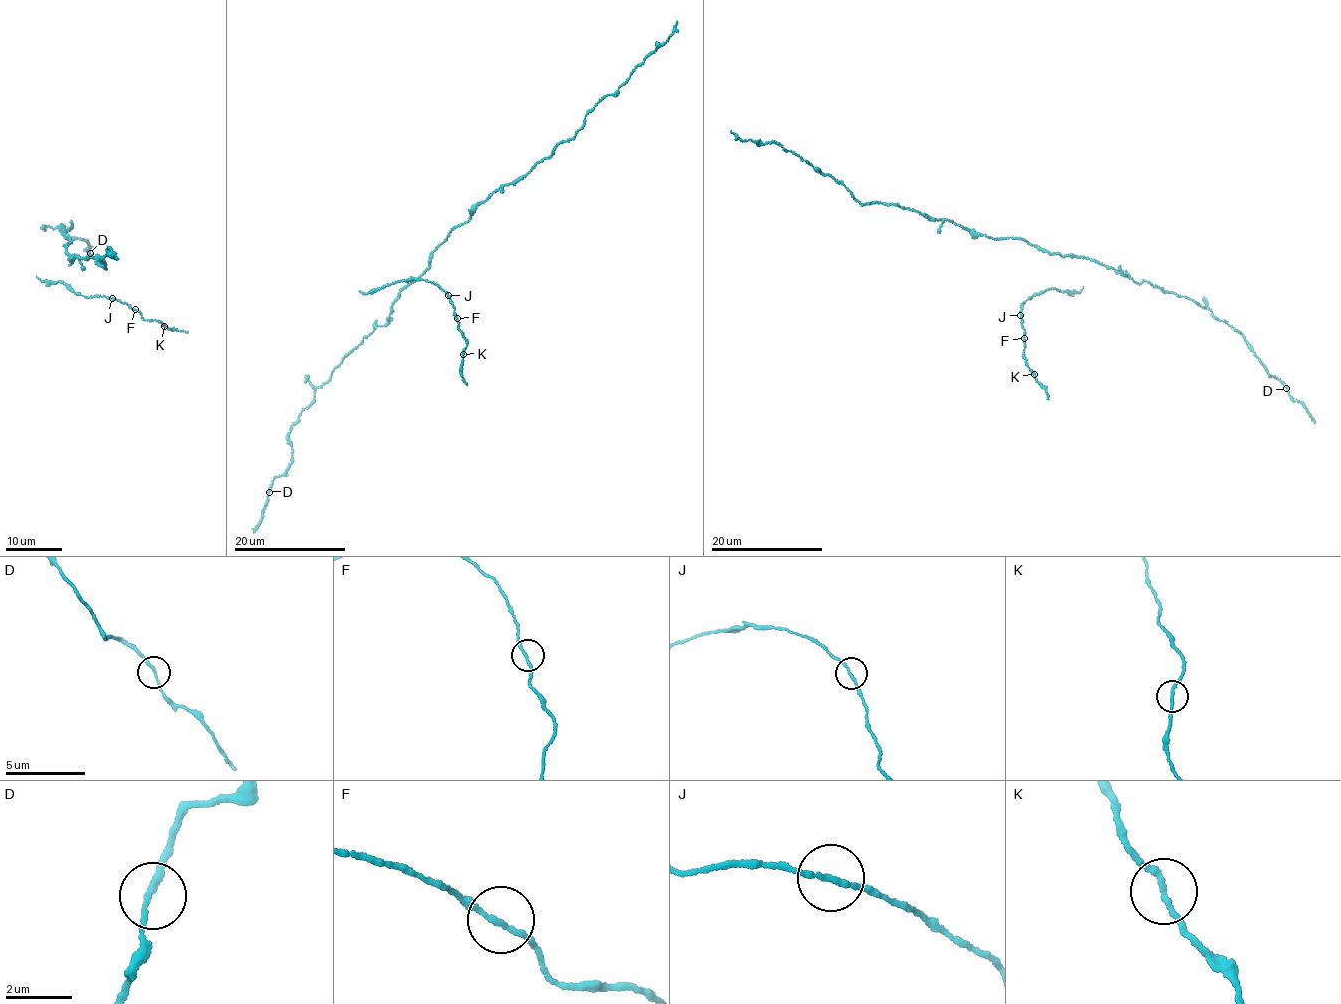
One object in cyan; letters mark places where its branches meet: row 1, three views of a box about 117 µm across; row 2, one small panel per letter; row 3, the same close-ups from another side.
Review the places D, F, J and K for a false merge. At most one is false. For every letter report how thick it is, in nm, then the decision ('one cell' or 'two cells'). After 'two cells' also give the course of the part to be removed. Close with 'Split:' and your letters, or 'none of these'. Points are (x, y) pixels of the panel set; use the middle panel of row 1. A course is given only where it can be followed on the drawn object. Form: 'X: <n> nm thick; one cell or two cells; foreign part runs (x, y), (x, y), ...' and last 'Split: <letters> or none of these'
D: 170 nm thick; one cell
F: 140 nm thick; one cell
J: 150 nm thick; one cell
K: 160 nm thick; one cell
Split: none of these

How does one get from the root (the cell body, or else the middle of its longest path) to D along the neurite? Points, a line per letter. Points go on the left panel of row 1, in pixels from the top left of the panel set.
D: (65, 246), (72, 241), (62, 233), (71, 227), (64, 232), (62, 224), (63, 234), (82, 239), (90, 253)

